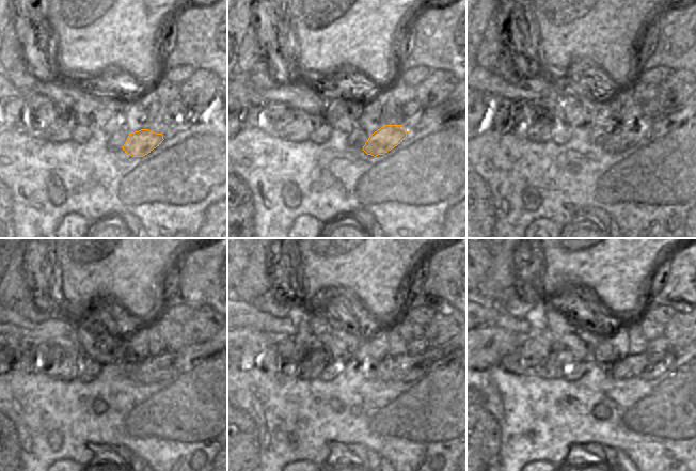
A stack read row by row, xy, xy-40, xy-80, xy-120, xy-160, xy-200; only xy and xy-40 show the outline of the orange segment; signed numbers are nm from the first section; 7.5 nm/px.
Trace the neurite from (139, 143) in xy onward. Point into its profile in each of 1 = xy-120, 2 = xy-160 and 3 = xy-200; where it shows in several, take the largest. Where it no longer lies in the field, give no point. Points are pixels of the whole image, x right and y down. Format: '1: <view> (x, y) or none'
1: xy-120 (165, 374)
2: xy-160 (409, 374)
3: xy-200 (654, 370)

